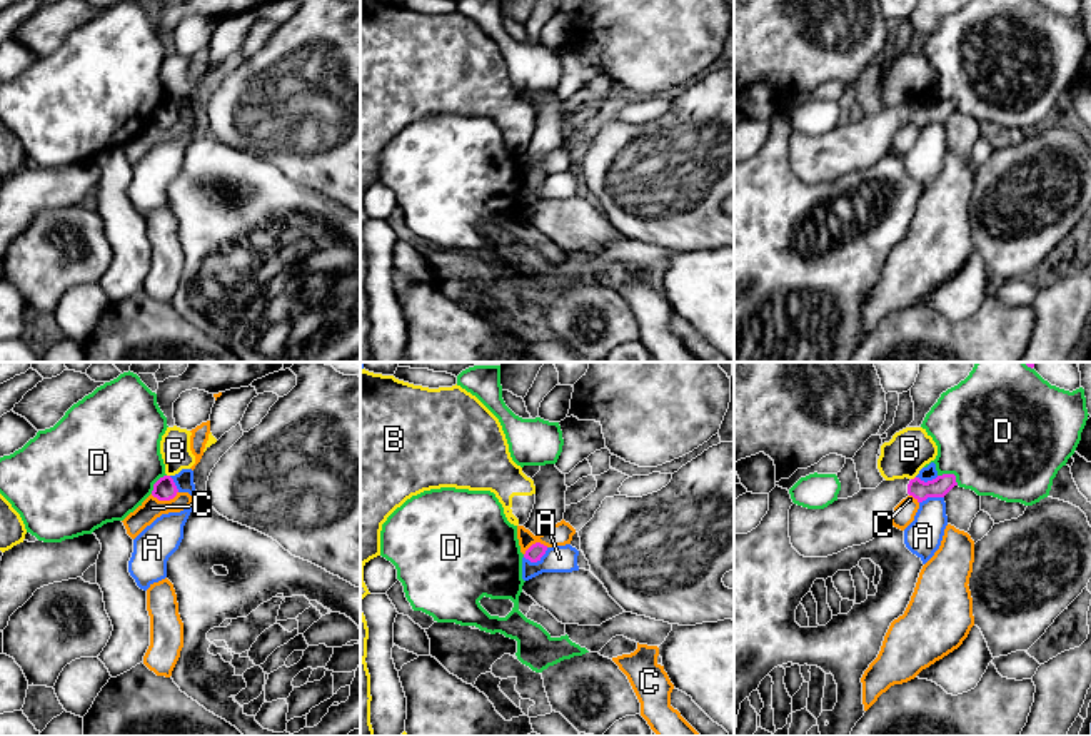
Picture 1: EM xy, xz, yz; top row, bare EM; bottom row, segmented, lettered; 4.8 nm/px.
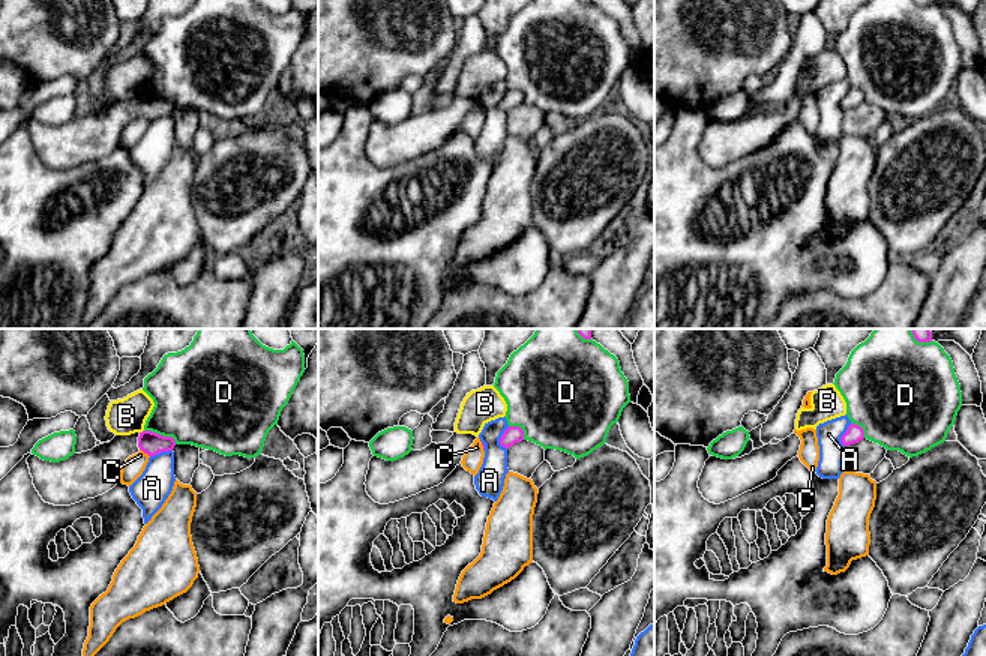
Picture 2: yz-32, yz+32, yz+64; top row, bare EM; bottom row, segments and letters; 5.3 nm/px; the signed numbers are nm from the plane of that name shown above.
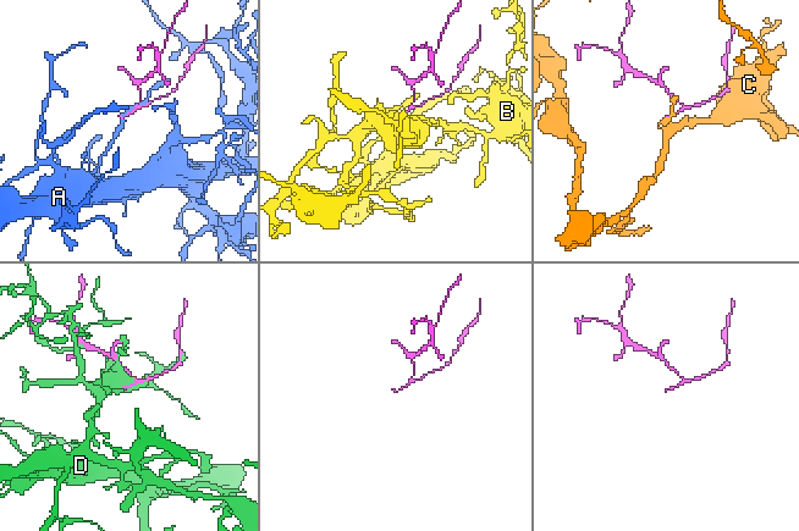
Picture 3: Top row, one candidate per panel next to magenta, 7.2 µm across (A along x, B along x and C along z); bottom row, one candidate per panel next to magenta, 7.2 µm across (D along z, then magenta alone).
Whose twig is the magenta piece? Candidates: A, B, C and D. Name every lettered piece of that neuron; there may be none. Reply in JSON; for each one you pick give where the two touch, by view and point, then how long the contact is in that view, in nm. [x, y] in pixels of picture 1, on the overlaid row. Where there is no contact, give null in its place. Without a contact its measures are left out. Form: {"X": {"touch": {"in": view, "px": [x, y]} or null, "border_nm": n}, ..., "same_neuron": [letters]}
{"same_neuron": []}

